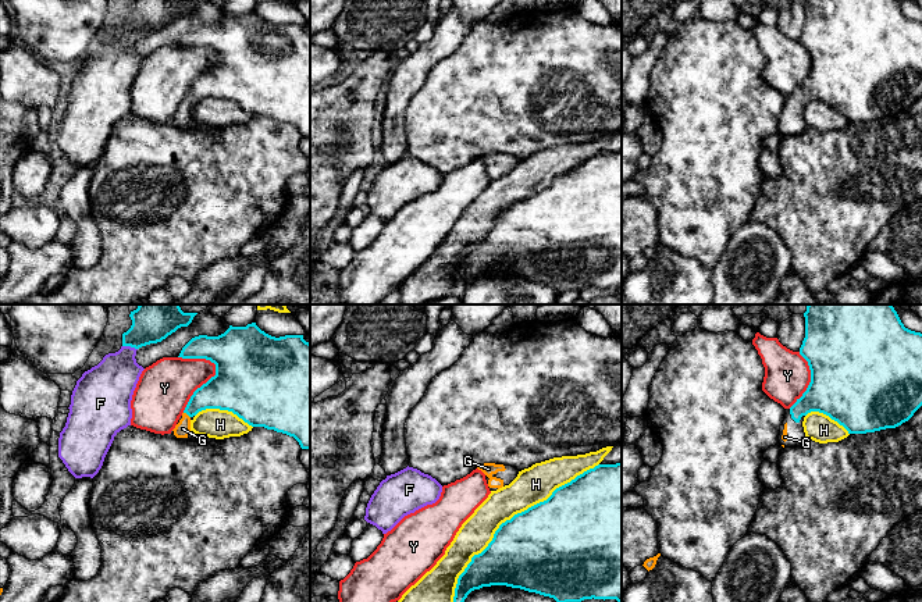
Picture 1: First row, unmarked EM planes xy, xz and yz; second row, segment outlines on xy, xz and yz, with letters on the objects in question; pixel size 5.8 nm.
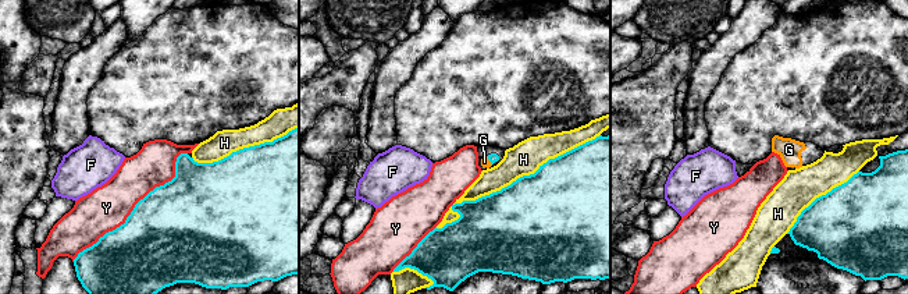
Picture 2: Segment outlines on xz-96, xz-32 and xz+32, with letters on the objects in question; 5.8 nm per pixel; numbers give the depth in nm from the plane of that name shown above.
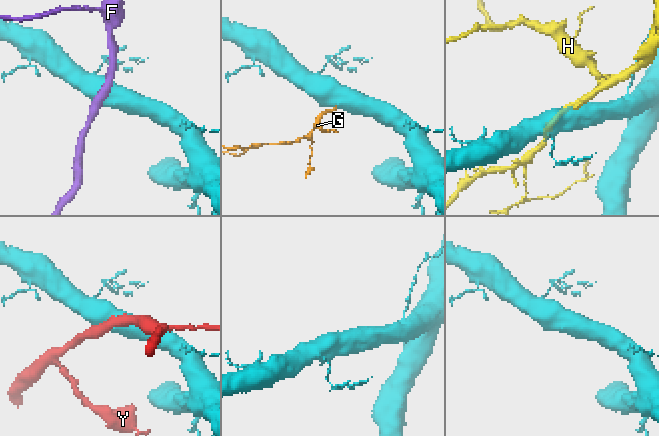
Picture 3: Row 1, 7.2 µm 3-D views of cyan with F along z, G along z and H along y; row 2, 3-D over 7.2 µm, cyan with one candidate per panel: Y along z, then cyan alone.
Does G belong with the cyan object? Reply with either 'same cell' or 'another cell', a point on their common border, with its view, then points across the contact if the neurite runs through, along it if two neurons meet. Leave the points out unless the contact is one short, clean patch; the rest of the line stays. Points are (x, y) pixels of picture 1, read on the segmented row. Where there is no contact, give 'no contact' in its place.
same cell; meets cyan in xy at (187, 413); runs through xy (223, 391), (205, 396), (187, 413), (182, 428)

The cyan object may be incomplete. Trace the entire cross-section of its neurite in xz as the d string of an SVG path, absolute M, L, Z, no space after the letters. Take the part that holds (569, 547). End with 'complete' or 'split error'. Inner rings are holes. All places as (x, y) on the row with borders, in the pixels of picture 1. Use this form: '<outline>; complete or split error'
M622 462L598 464L527 510L515 514L495 531L492 541L471 558L459 576L453 602L464 602L467 595L483 587L506 585L553 598L556 602L584 599L616 599L622 602Z; complete

